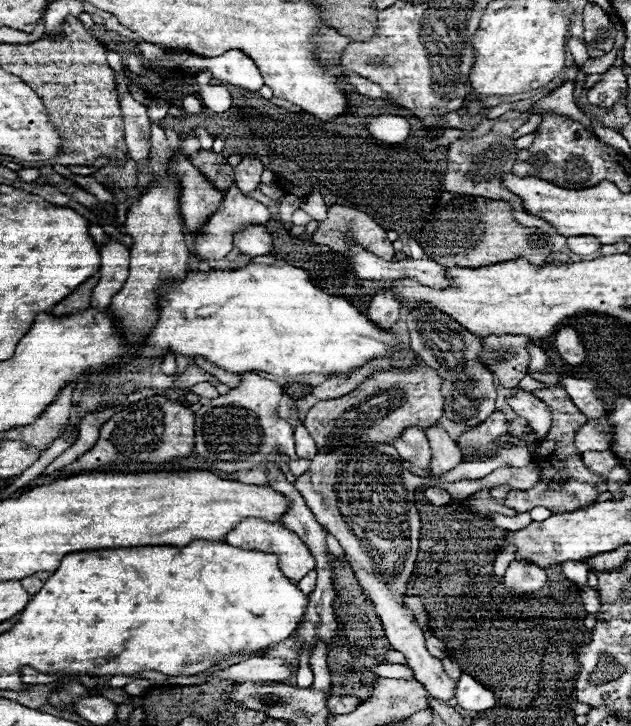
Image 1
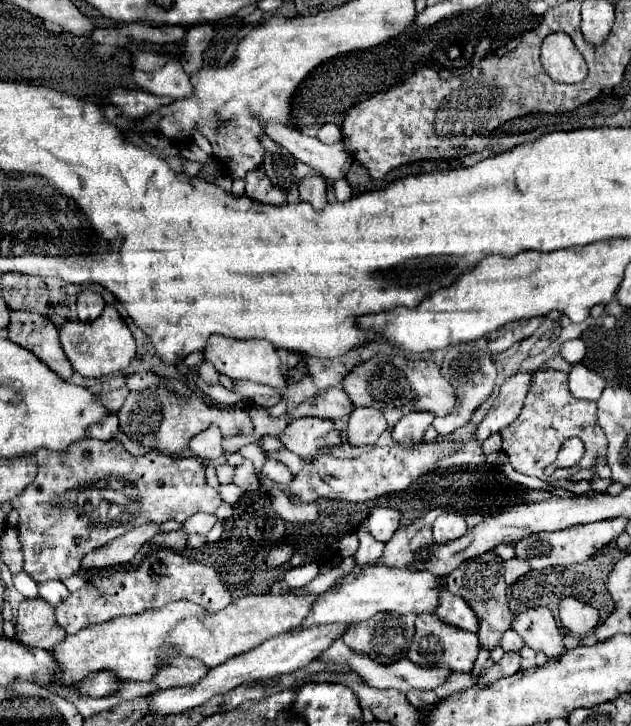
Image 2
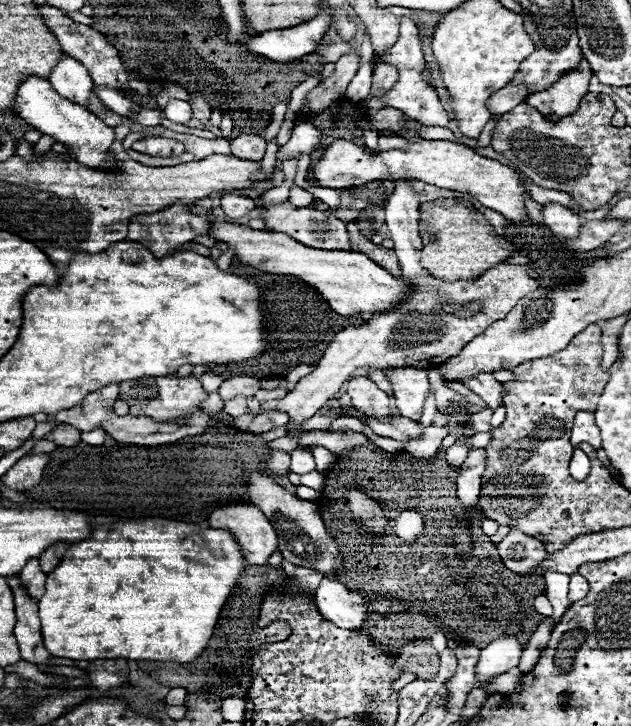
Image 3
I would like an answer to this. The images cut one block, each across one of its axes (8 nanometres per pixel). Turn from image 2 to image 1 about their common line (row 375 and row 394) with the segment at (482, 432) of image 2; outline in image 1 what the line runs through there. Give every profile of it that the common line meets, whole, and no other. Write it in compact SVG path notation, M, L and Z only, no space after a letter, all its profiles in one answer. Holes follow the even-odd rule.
M516 392L514 396L508 398L508 404L514 408L514 412L518 416L528 420L528 424L532 426L538 440L542 440L550 432L552 412L542 400L538 400L530 392Z

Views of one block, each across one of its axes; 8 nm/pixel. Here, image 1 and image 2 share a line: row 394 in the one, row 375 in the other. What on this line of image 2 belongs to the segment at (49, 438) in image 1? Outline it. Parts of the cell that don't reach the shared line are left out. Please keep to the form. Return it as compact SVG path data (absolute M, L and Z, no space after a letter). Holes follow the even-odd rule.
M10 312L8 332L10 332L8 338L12 342L30 350L62 380L70 380L74 370L62 352L58 340L58 326L54 322L34 312Z

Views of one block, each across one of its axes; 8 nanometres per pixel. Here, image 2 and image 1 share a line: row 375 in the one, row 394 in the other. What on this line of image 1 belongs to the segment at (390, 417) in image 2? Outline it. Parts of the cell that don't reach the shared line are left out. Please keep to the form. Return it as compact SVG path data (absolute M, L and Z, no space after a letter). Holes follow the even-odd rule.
M418 364L408 370L376 372L354 392L336 400L318 402L306 414L304 426L314 438L318 450L330 450L338 444L392 444L408 426L418 426L424 430L438 424L444 408L440 384L442 378L426 364Z

